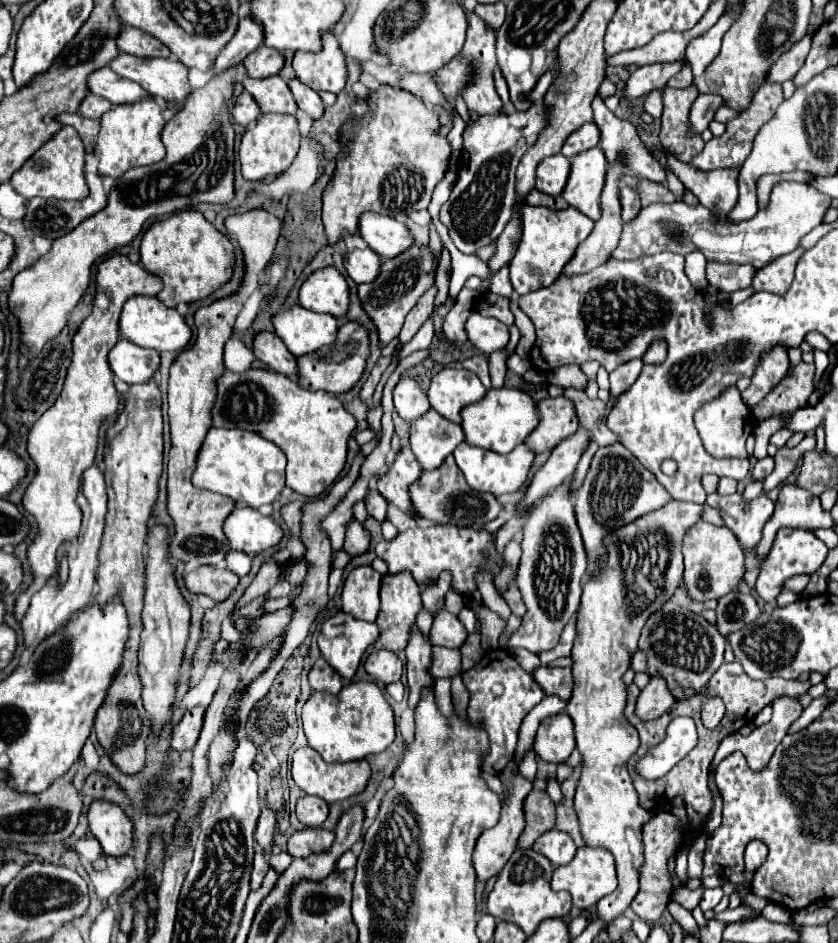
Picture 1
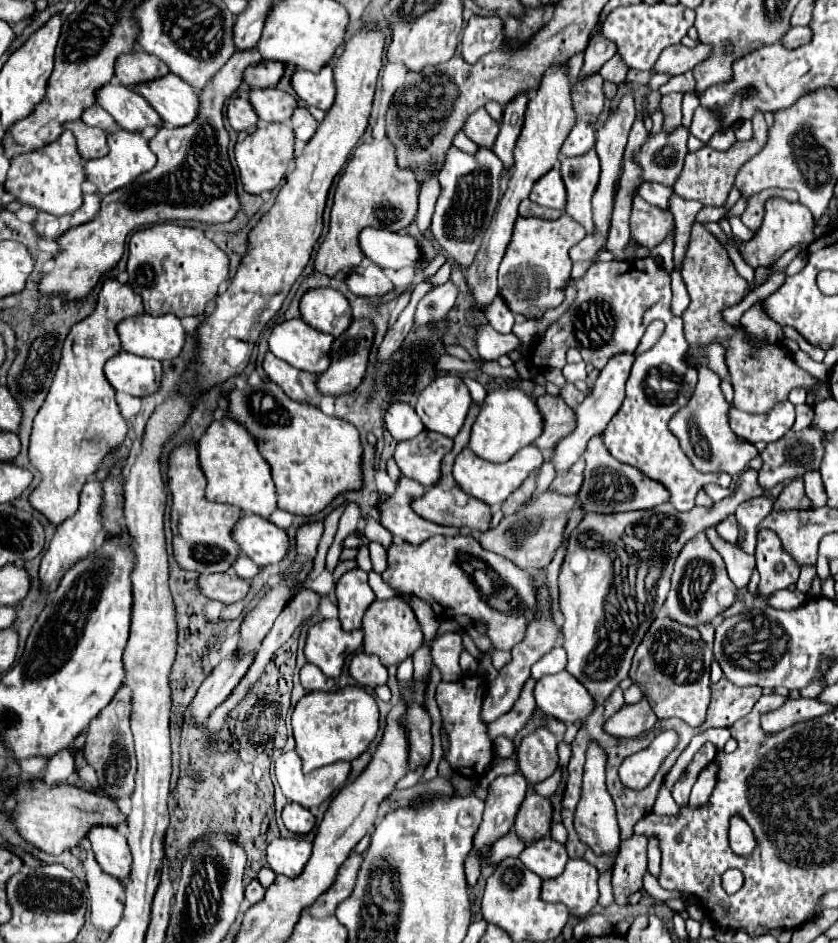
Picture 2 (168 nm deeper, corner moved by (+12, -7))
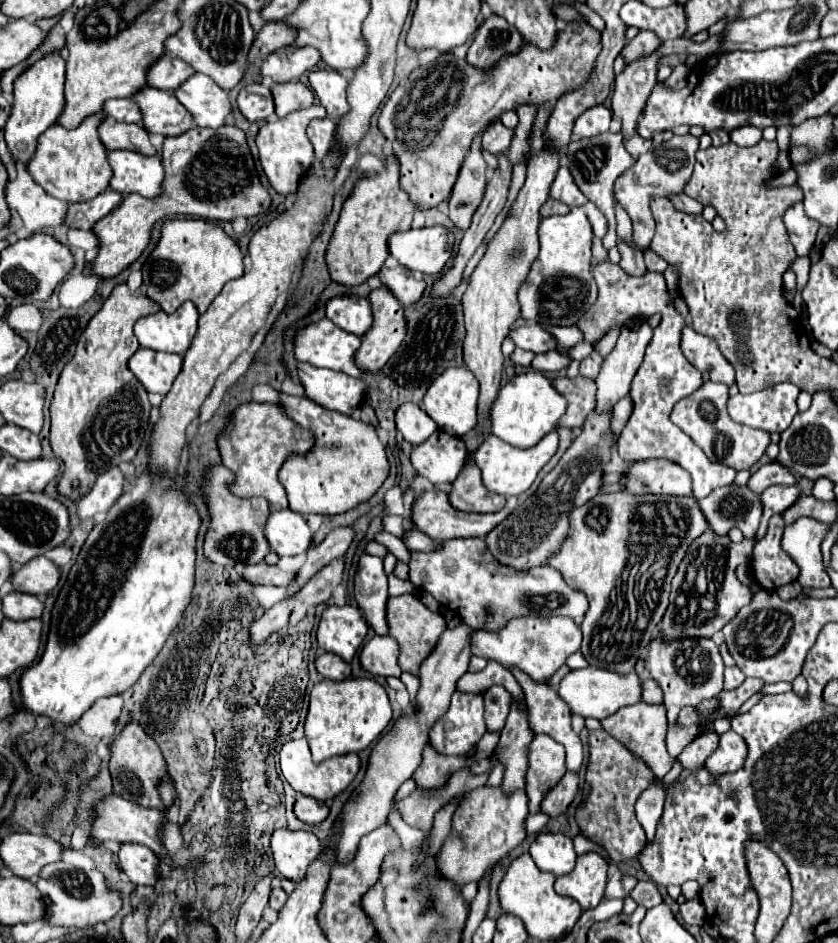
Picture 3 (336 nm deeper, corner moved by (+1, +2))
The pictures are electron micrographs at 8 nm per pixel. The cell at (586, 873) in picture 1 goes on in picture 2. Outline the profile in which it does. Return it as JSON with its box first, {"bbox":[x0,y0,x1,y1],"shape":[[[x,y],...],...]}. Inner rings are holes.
{"bbox":[542,860,598,918],"shape":[[[568,860],[564,874],[542,882],[542,900],[562,902],[572,916],[584,918],[598,904],[598,870],[586,860]]]}

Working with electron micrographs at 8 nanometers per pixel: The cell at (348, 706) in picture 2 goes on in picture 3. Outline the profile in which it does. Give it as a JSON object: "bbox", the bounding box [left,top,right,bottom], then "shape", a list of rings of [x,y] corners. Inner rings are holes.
{"bbox":[305,678,393,761],"shape":[[[347,678],[345,681],[323,679],[311,689],[309,711],[305,719],[305,737],[313,753],[313,761],[325,761],[335,755],[359,753],[369,747],[391,723],[393,711],[385,689],[373,678]]]}

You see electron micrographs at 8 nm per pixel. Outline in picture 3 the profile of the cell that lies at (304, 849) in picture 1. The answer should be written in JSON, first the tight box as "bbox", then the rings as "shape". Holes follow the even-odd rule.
{"bbox":[271,829,321,883],"shape":[[[277,829],[271,837],[271,851],[281,877],[297,883],[307,873],[307,865],[321,853],[321,841],[307,831]]]}

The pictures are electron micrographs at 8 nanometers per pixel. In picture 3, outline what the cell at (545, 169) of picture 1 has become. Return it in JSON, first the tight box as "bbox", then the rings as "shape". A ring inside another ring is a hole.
{"bbox":[549,167,587,207],"shape":[[[561,167],[553,185],[551,185],[551,193],[549,193],[553,199],[569,205],[569,207],[581,207],[587,203],[587,197],[579,191],[579,187],[575,185],[571,173],[567,167]]]}

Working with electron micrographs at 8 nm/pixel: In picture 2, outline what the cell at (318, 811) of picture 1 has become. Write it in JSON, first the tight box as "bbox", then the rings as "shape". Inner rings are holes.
{"bbox":[282,804,316,834],"shape":[[[296,804],[284,806],[282,820],[284,820],[284,826],[294,834],[308,834],[316,824],[314,816],[304,806],[296,806]]]}

